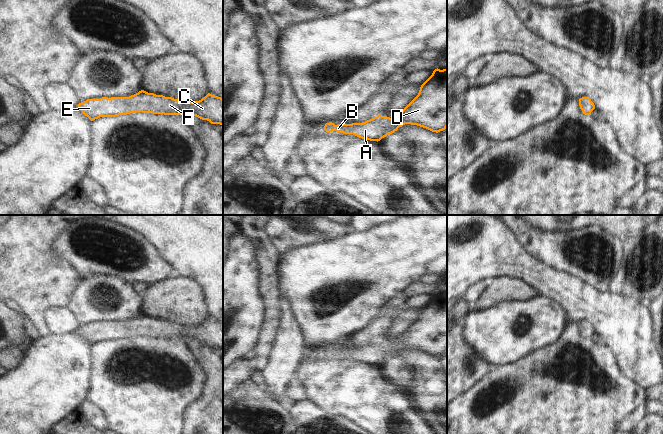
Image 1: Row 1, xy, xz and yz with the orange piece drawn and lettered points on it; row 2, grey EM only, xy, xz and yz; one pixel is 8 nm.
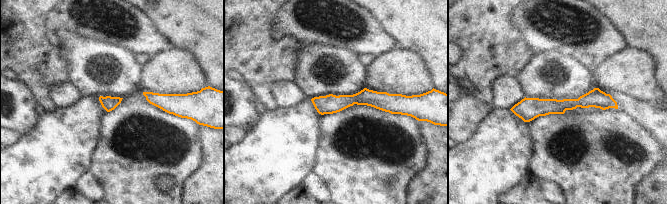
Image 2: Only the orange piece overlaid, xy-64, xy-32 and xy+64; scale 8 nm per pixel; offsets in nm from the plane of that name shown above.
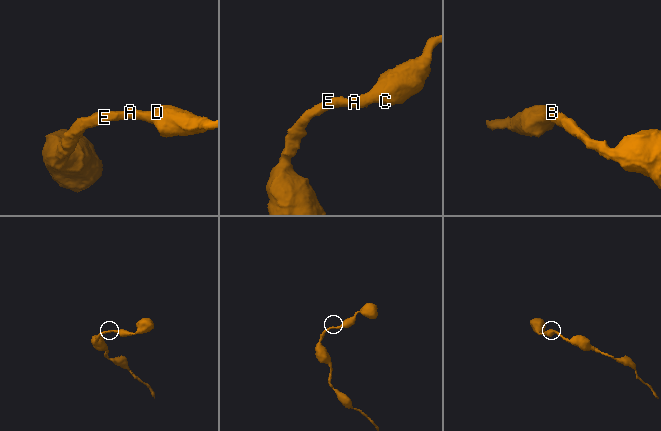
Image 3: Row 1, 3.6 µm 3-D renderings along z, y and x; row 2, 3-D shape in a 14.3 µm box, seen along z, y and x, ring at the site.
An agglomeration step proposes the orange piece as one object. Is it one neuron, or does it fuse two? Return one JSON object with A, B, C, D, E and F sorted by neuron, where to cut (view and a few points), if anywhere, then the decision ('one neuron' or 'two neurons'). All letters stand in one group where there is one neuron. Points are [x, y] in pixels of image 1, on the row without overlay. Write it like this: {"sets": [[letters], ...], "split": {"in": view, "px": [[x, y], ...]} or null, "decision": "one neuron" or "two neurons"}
{"sets": [["A", "B", "C", "D", "E", "F"]], "split": null, "decision": "one neuron"}

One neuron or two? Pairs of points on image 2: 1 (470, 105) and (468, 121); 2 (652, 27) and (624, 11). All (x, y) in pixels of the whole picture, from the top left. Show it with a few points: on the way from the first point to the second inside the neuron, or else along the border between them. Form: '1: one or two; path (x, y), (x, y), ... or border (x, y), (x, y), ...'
1: one; path (468, 109), (468, 117)
2: one; path (645, 20), (636, 11), (631, 11)

